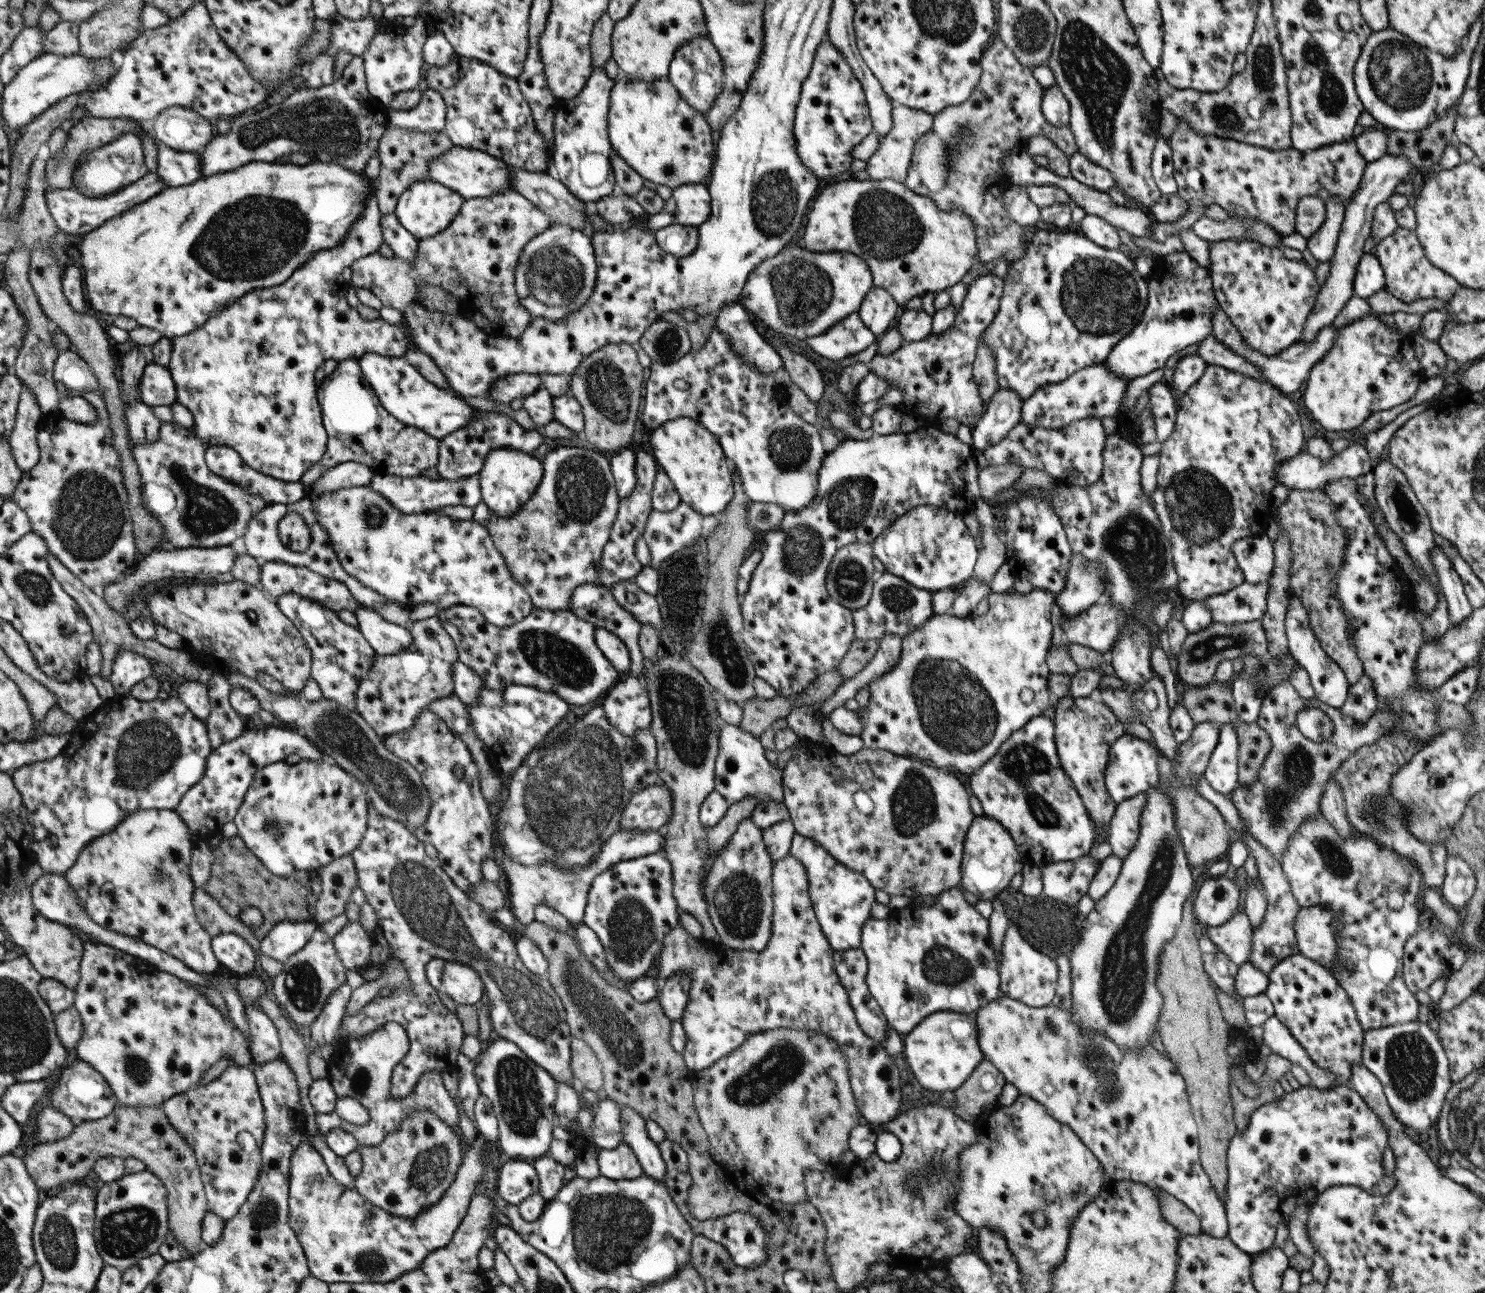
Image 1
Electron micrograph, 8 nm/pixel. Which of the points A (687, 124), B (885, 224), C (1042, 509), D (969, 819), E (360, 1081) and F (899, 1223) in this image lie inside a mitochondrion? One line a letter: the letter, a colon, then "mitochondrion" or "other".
A: other
B: mitochondrion
C: other
D: other
E: mitochondrion
F: other

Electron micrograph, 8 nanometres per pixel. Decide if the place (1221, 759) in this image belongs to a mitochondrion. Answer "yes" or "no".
no

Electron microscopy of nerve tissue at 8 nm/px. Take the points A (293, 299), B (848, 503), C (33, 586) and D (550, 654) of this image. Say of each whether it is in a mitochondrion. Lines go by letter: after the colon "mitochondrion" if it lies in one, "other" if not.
A: other
B: mitochondrion
C: mitochondrion
D: mitochondrion

